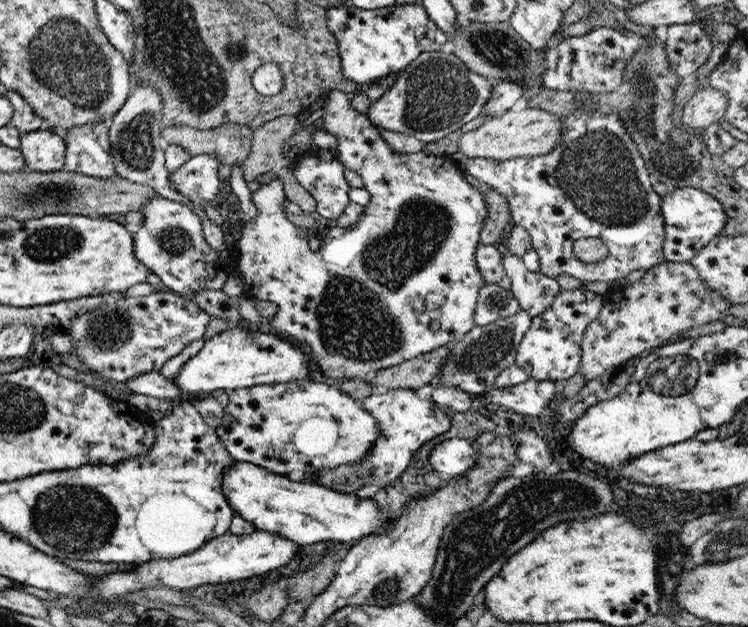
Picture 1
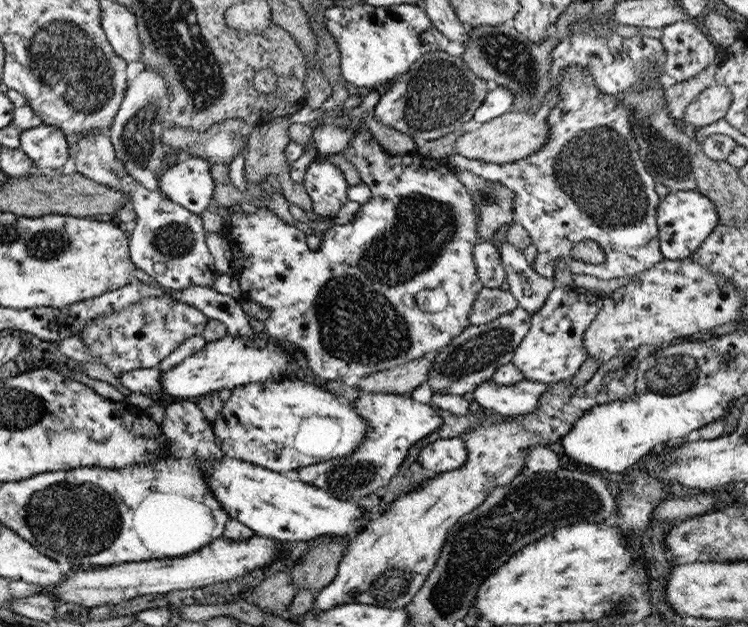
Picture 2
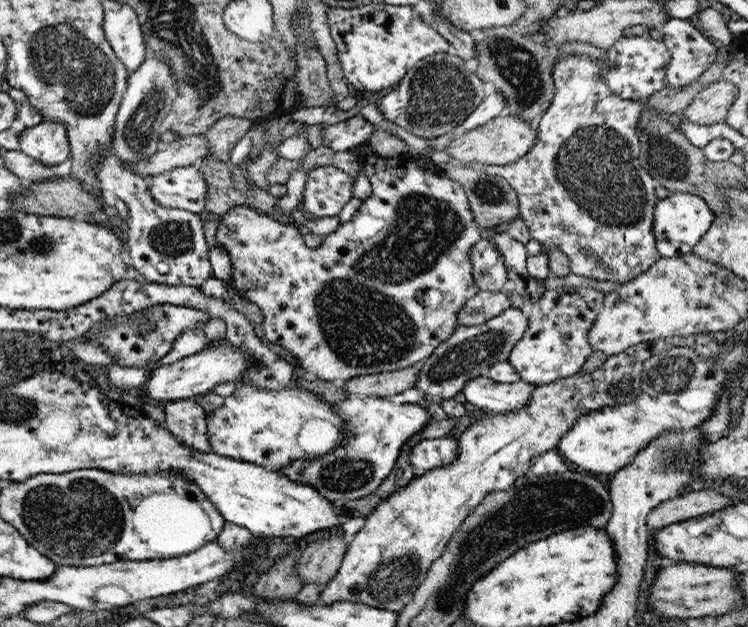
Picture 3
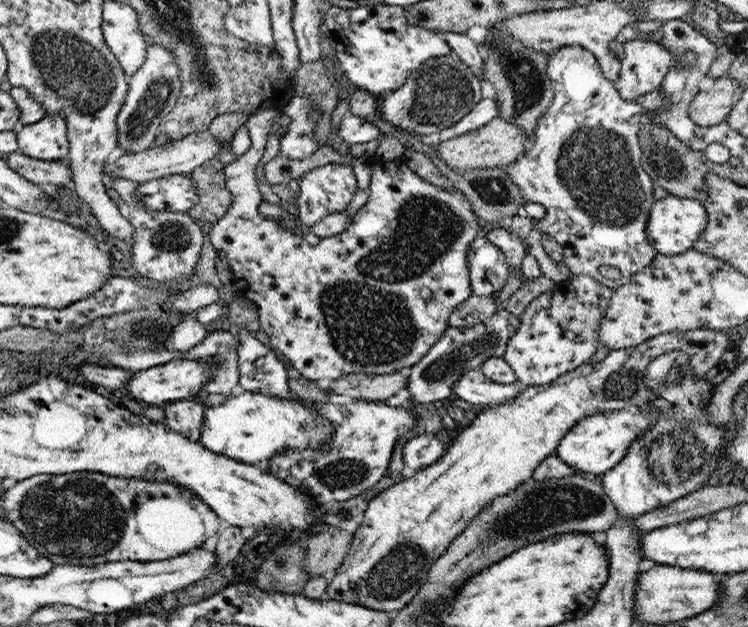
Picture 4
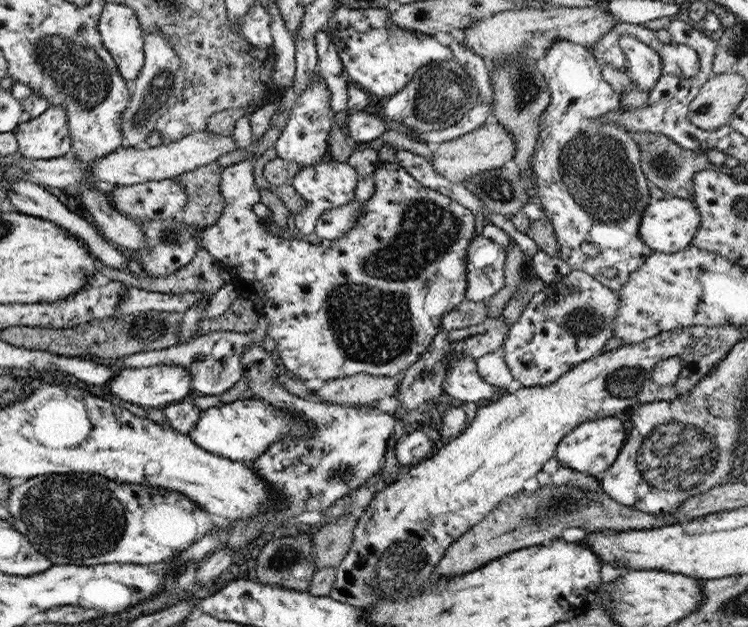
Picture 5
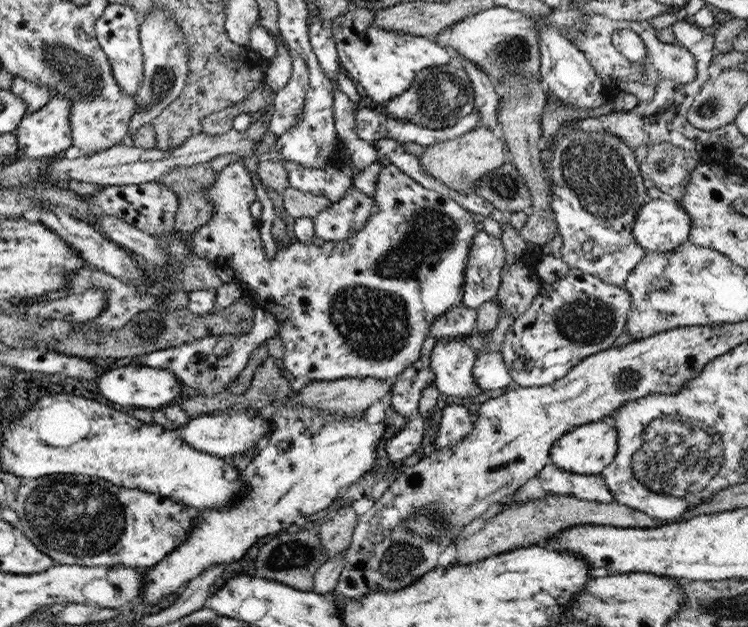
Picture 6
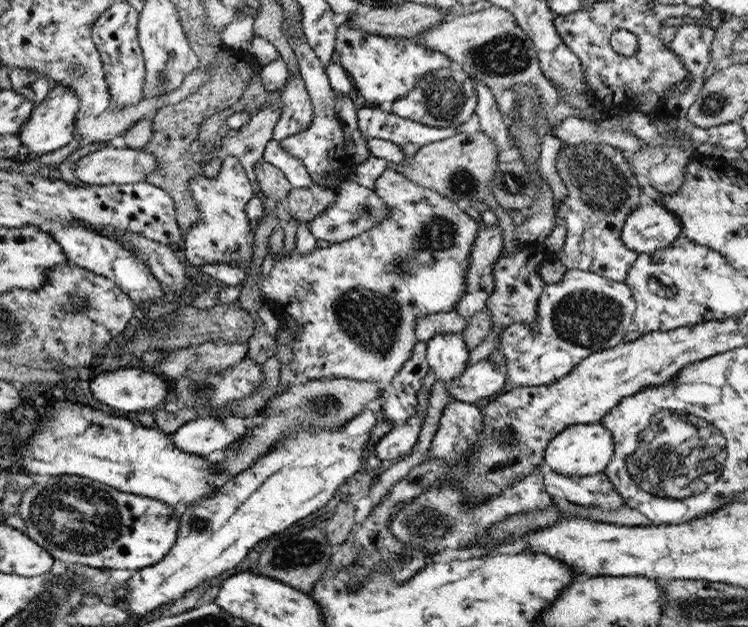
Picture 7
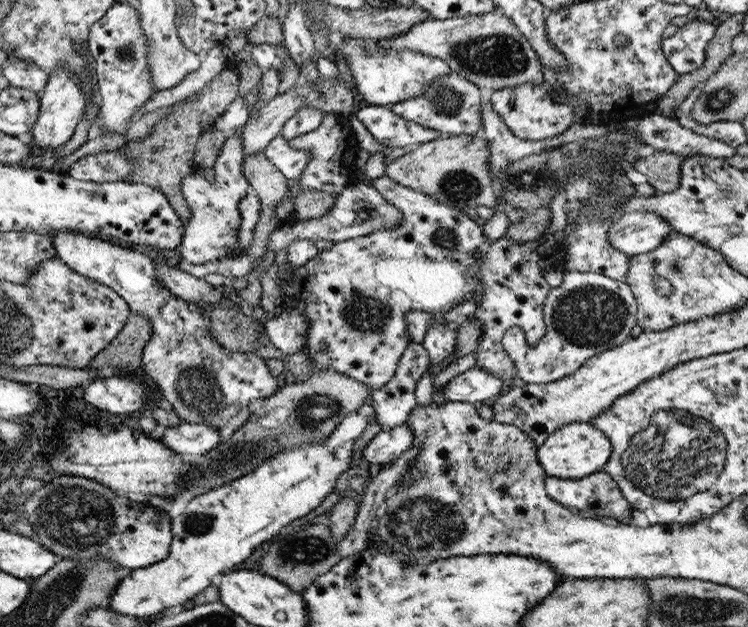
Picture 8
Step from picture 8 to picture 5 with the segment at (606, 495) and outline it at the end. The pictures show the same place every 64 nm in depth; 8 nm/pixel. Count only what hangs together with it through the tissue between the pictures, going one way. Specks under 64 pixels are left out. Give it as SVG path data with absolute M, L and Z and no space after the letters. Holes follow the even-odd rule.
M551 457L541 465L541 469L535 473L535 478L540 485L563 485L565 483L575 483L581 487L581 491L597 491L601 489L599 480L595 475L571 470L557 462L555 457Z

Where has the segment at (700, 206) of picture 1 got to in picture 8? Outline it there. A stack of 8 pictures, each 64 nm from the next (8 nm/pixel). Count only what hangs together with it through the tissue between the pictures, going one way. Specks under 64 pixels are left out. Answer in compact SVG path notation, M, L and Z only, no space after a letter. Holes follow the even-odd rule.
M631 211L609 226L607 241L617 251L632 257L657 248L672 231L669 223L653 211Z

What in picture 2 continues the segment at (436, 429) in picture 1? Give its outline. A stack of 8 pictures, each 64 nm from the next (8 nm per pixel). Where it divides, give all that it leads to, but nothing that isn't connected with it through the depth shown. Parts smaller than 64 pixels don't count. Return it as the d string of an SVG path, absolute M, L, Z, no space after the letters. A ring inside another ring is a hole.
M360 392L350 406L366 419L367 432L363 442L349 456L297 468L298 480L312 484L341 500L353 500L385 486L389 478L395 476L395 470L401 467L409 448L427 434L437 432L443 424L433 405L415 402L415 399L412 395Z

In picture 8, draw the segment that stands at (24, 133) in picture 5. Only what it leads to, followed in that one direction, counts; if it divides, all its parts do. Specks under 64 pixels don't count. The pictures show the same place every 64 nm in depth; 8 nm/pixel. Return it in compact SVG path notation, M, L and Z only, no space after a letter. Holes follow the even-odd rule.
M60 66L49 75L45 89L39 94L39 109L34 125L28 131L33 148L47 150L57 148L71 138L75 126L82 117L84 95L80 92L77 82Z

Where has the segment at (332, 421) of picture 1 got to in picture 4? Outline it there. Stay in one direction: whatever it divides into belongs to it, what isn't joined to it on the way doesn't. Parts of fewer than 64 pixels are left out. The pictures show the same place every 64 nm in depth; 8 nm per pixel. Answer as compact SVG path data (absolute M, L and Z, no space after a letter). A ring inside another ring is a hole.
M243 391L237 396L228 396L223 404L203 410L198 444L218 455L240 460L245 464L260 465L265 471L267 462L277 456L277 452L319 449L321 444L325 444L325 440L329 440L331 434L331 423L319 413L305 407L301 401Z

